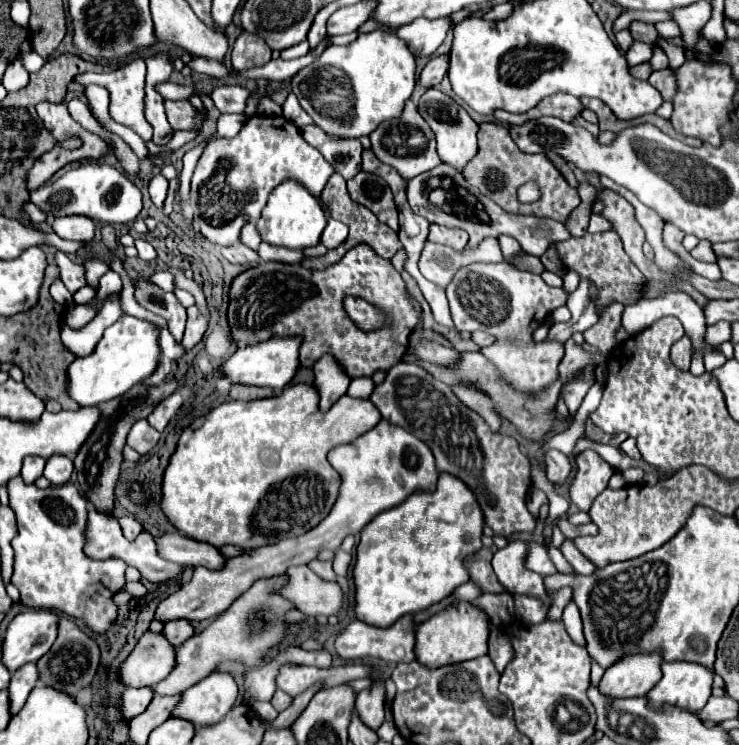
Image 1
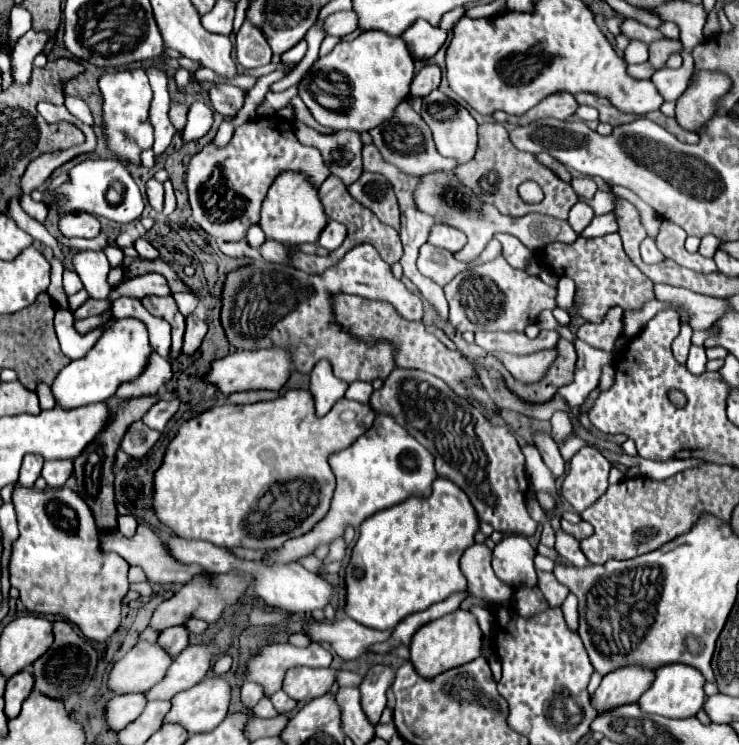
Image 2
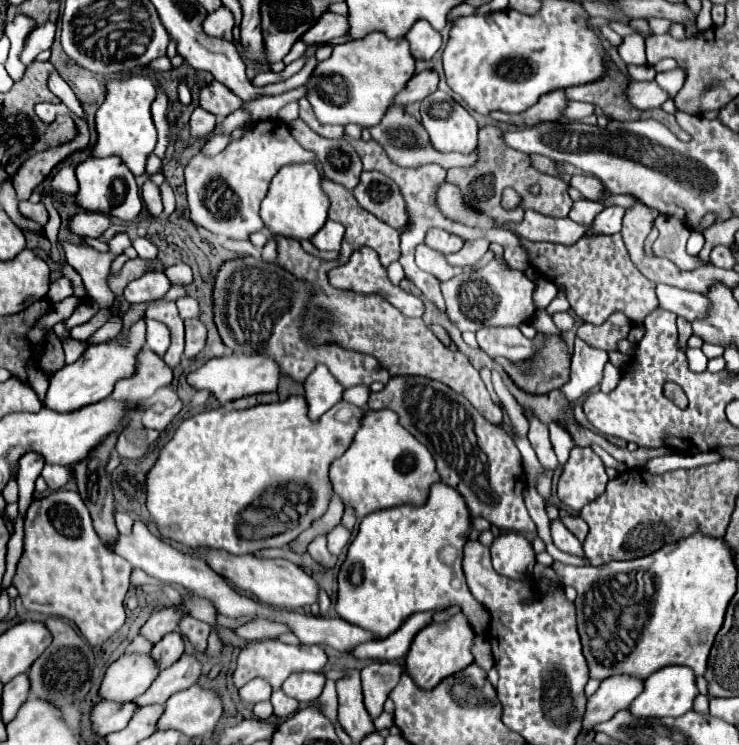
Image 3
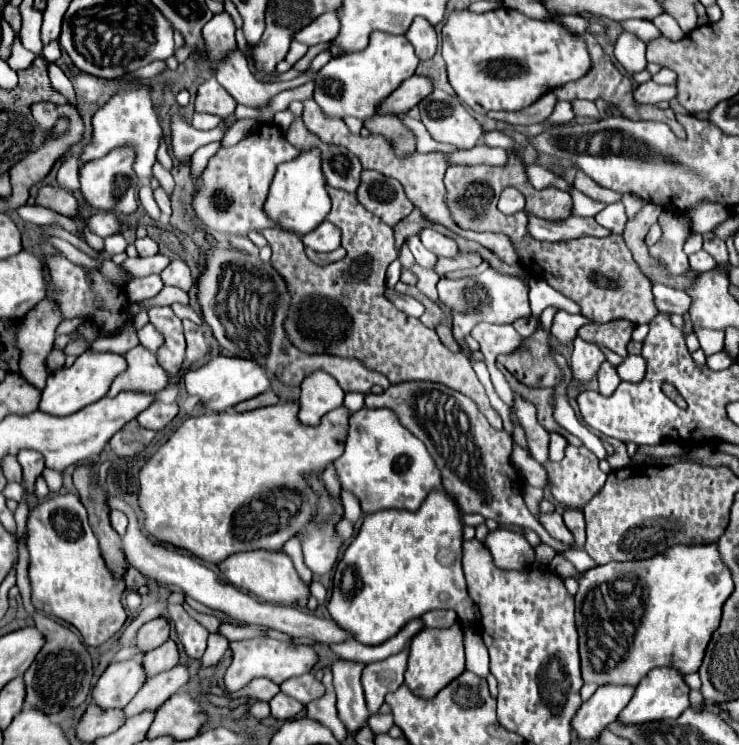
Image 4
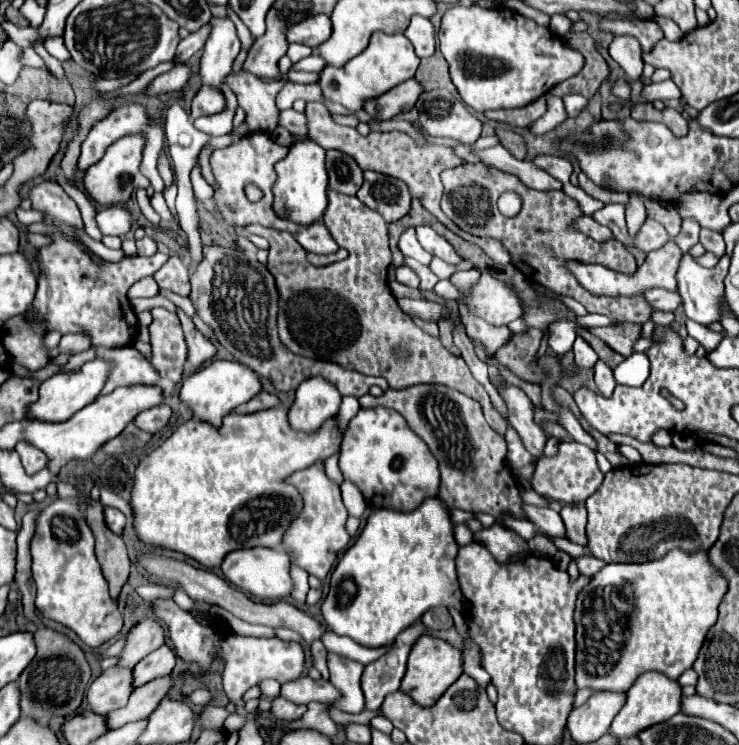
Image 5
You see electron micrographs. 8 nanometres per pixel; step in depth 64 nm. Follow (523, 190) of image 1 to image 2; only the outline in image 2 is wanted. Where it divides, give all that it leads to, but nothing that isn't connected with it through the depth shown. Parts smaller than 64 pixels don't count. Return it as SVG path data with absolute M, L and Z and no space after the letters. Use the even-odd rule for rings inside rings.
M521 185L518 193L526 203L538 203L543 199L543 191L539 185Z

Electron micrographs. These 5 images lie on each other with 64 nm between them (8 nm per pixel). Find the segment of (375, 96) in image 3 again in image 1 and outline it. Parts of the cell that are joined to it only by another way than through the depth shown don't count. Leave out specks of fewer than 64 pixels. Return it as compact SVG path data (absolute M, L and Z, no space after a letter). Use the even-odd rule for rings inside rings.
M372 30L368 34L360 34L348 46L328 46L322 56L318 56L310 66L302 68L292 78L292 92L298 96L302 108L314 118L316 126L332 136L360 138L368 136L376 130L384 120L392 120L402 114L404 102L410 98L416 82L416 64L414 54L408 50L404 40L400 40L394 32Z

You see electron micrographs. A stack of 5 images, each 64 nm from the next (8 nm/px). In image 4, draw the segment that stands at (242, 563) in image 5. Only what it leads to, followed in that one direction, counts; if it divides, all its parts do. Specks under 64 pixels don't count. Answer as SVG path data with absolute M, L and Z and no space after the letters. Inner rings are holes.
M252 550L252 552L236 552L228 556L224 562L218 564L218 570L224 574L224 578L246 592L260 602L270 604L296 604L302 596L308 596L310 590L304 586L292 566L292 560L282 552L270 552L270 550Z

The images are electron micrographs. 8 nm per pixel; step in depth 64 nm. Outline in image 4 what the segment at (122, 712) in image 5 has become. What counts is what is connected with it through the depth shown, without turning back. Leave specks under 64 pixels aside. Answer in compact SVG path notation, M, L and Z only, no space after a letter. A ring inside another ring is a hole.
M174 666L168 672L162 672L162 674L148 678L146 684L140 688L140 692L124 708L124 718L128 720L132 716L138 716L140 712L160 708L186 682L188 682L188 672L184 666Z

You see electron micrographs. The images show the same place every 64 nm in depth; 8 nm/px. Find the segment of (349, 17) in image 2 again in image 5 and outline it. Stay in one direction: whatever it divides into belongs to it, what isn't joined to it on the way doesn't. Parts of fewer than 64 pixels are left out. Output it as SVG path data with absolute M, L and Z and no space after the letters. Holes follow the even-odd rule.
M326 14L308 16L308 20L300 20L288 28L284 28L286 40L302 40L300 44L306 44L310 48L328 40L328 34L332 34L332 24Z

